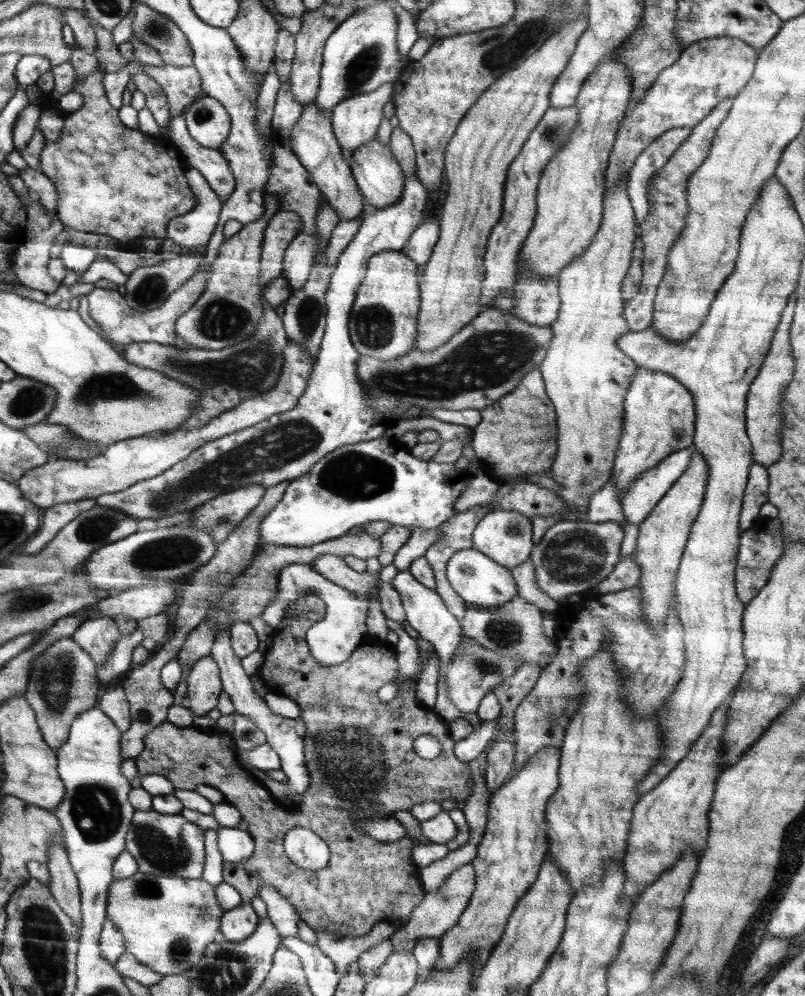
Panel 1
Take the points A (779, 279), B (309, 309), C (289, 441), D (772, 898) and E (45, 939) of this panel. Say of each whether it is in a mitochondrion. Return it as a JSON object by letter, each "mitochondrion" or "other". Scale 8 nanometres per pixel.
{"A":"mitochondrion","B":"mitochondrion","C":"mitochondrion","D":"other","E":"mitochondrion"}

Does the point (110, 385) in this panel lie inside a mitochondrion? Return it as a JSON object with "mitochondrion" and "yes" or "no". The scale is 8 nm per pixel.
{"mitochondrion":"yes"}

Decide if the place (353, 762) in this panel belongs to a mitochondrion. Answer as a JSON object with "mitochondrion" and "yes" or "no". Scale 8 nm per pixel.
{"mitochondrion":"yes"}

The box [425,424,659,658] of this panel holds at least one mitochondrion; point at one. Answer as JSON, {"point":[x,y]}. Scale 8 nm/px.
{"point":[574,556]}

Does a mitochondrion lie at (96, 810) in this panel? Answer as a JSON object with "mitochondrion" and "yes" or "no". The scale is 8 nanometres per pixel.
{"mitochondrion":"yes"}

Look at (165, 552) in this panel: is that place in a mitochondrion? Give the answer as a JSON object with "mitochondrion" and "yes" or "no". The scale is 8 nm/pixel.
{"mitochondrion":"yes"}

